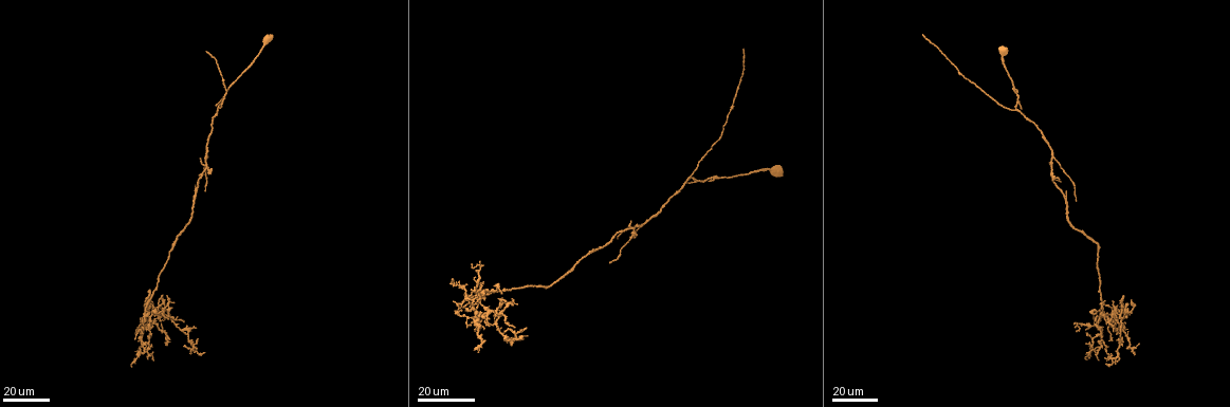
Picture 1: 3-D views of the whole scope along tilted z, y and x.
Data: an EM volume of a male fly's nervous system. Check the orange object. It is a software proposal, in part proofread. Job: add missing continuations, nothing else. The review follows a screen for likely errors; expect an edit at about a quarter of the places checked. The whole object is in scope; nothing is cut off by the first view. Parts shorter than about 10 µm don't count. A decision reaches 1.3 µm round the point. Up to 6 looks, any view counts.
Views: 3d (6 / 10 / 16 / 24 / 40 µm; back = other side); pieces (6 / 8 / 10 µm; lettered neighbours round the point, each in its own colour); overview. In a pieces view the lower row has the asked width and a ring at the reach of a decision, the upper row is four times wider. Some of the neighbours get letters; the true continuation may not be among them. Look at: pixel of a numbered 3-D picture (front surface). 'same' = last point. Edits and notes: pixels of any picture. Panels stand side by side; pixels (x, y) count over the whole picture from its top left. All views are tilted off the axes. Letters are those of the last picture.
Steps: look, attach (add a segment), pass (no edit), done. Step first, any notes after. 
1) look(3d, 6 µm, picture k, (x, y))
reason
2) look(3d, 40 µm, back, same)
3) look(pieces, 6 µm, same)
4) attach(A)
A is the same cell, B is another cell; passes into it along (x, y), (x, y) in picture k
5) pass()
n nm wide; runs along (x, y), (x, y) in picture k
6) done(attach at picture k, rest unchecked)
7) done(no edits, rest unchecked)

look(3d, 24 µm, picture 1, (610, 263))
tapers out

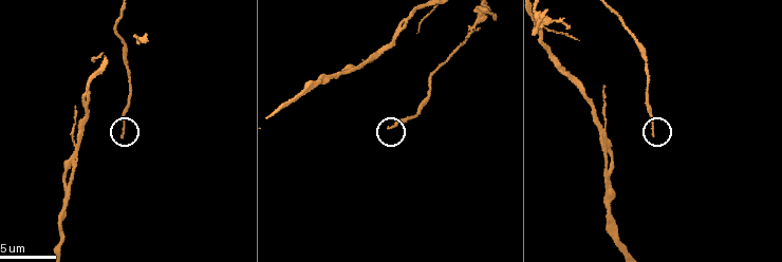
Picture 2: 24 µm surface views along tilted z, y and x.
look(pieces, 6 µm, picture 2, (387, 129))

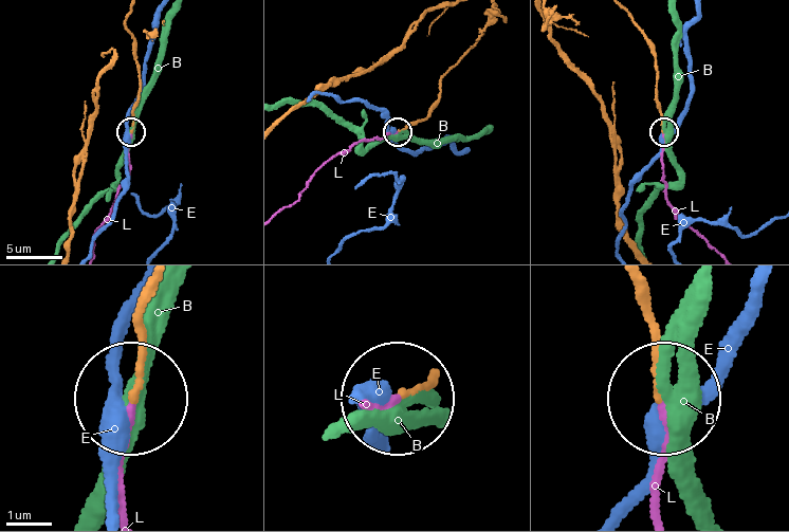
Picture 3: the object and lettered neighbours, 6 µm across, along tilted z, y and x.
attach(L)
110 nm wide; L is the same cell, B and E are other cells; it goes on there

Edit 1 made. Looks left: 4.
look(3d, 40 µm, picture 1, (922, 33))
end of a long branch

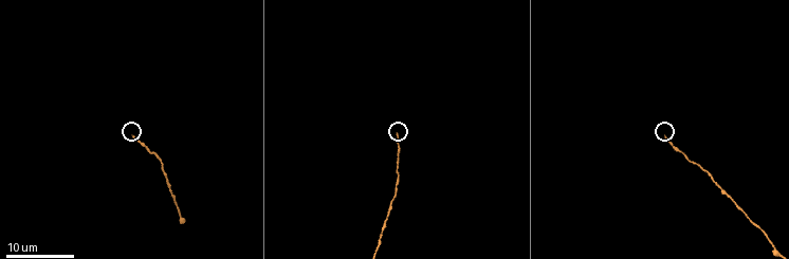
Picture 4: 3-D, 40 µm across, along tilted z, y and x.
look(pieces, 6 µm, picture 4, (132, 134))

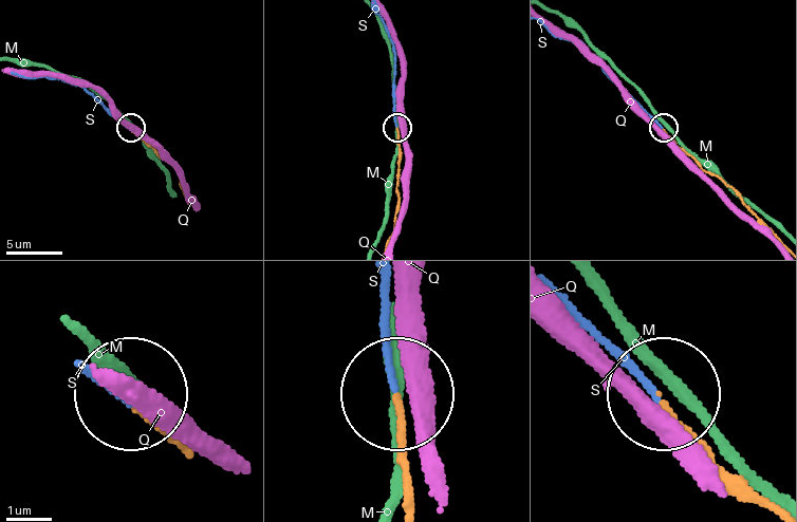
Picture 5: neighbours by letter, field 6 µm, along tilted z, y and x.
attach(S)
S is the same cell, M and Q are other cells; passes into it along (179, 450), (84, 369) in picture 5; it goes on there

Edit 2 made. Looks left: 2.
look(3d, 24 µm, picture 1, (1121, 296))
an open end

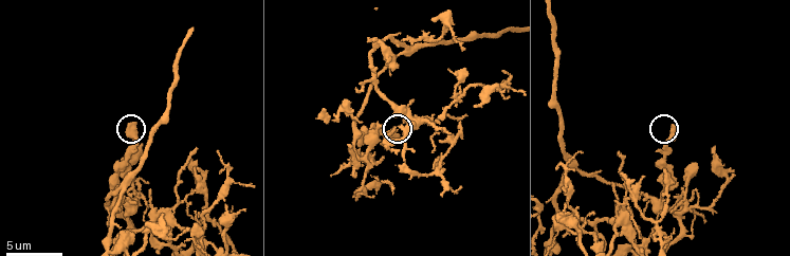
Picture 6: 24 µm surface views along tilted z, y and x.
look(pieces, 10 µm, picture 6, (672, 126))

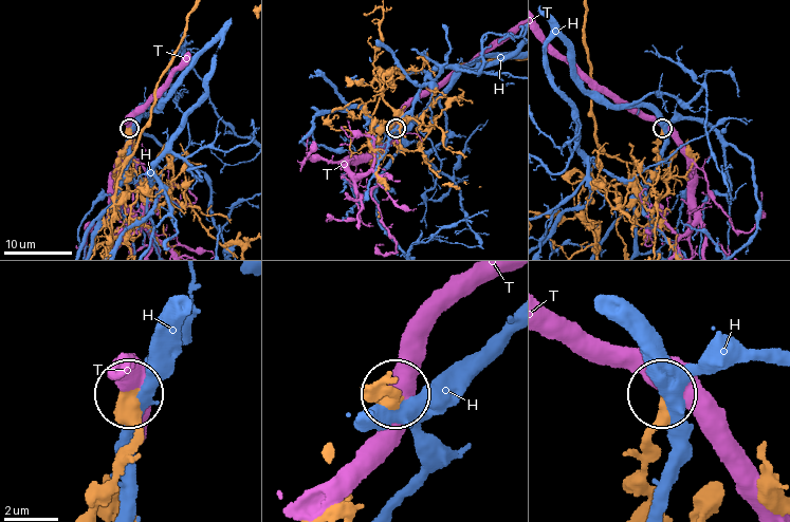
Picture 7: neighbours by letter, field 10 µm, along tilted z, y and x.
pass()
410 nm wide; H and T are other cells; runs along (641, 506), (647, 429), (659, 397) in picture 7; no lettered segment goes on from it

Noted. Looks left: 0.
done(attach at picture 3, attach at picture 5, rest unchecked)

